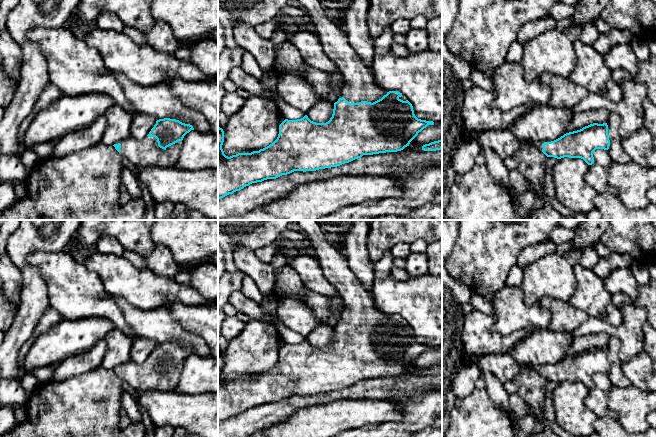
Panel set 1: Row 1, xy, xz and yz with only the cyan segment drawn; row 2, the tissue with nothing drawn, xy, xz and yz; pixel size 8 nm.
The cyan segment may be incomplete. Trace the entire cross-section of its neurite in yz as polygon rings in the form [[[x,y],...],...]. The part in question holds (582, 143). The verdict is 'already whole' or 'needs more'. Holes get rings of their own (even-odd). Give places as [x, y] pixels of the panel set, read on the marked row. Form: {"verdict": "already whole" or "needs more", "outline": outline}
{"verdict": "needs more", "outline": [[[593,123],[580,130],[569,132],[551,141],[522,141],[513,135],[510,128],[473,132],[473,140],[482,149],[490,148],[502,159],[513,154],[526,142],[532,143],[547,157],[581,158],[588,165],[594,163],[593,152],[596,149],[608,150],[610,140],[607,123]]]}

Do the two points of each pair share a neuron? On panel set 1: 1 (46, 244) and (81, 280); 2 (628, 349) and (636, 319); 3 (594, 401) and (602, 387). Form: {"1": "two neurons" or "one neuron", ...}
{"1": "two neurons", "2": "one neuron", "3": "one neuron"}

